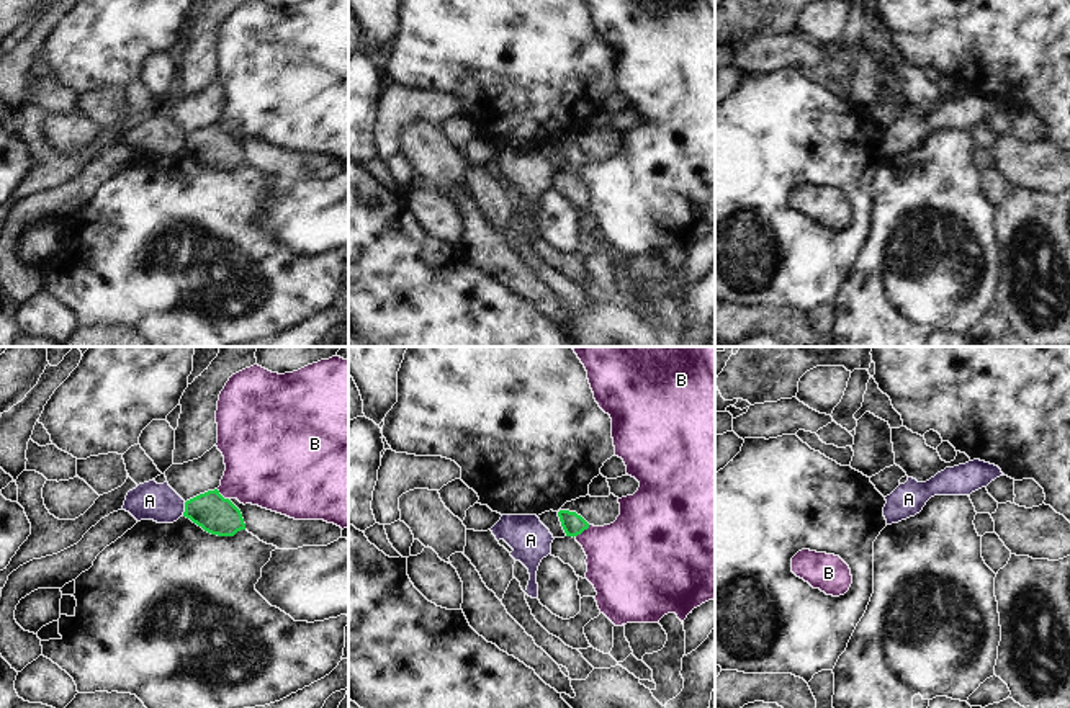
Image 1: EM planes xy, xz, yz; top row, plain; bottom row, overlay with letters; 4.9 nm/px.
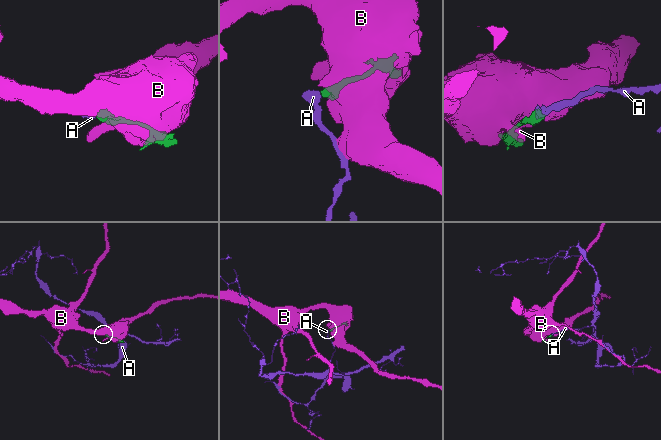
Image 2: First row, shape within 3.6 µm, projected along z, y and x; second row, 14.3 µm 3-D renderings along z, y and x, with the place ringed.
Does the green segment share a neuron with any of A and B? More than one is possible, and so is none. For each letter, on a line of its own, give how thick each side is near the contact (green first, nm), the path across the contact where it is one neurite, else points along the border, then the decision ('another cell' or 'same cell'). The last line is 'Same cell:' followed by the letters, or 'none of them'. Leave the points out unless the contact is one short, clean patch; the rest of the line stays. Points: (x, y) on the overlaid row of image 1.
A: 190 nm thick on the green side, 190 nm on the other; border along xy (185, 502), (182, 514); another cell
B: 110 nm thick on the green side, 360 nm on the other; border along xz (589, 525), (573, 537); another cell
Same cell: none of them

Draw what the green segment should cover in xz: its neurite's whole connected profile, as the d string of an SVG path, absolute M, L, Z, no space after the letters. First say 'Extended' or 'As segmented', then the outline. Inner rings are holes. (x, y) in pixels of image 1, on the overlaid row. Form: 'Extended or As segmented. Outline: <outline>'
As segmented. Outline: M560 510L558 517L560 517L560 522L561 522L561 527L563 527L566 536L574 538L589 528L589 523L576 512Z

